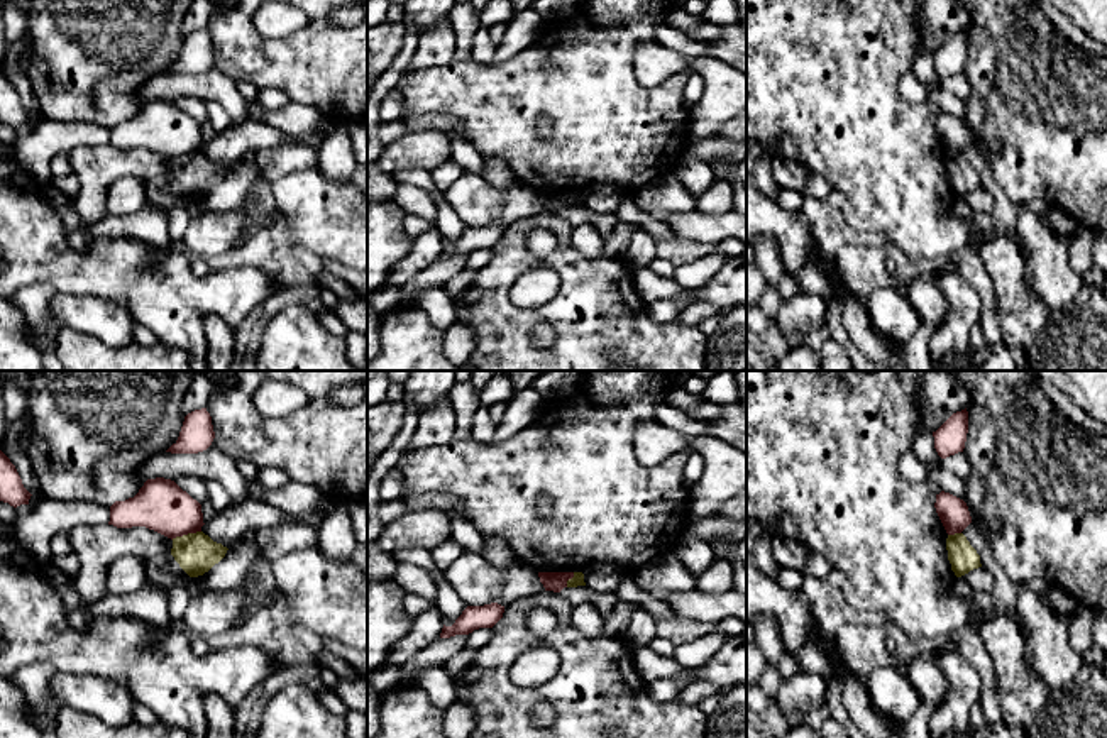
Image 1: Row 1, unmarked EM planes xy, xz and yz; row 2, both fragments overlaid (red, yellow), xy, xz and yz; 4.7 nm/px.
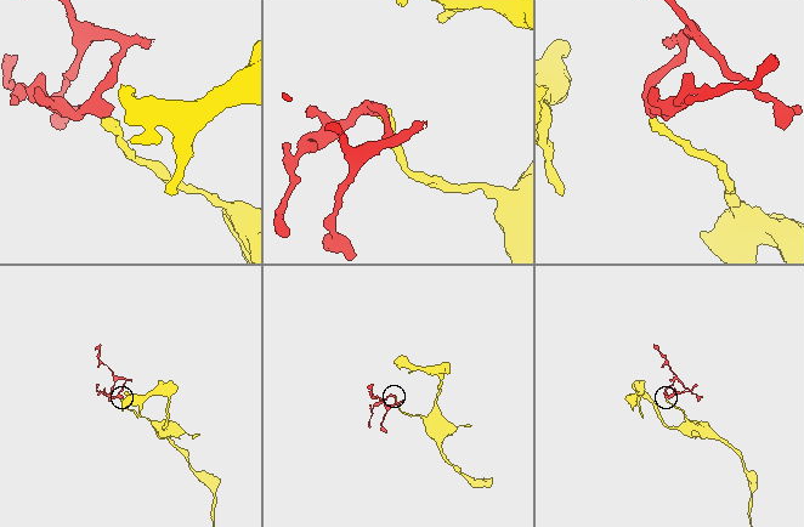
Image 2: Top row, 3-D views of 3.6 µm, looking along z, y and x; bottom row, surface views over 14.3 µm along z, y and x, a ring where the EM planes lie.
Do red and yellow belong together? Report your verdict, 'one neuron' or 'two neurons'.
two neurons

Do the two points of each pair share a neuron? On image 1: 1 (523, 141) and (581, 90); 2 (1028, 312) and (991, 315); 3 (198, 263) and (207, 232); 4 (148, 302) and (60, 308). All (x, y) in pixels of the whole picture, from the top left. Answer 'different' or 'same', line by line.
1: same
2: different
3: different
4: different

